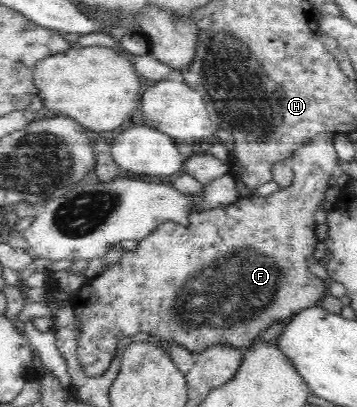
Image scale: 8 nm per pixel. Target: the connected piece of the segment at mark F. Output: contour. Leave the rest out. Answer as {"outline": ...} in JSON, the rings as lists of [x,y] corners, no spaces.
{"outline":[[[319,133],[304,142],[298,150],[293,152],[288,163],[293,168],[294,183],[288,189],[279,190],[267,197],[254,197],[253,200],[235,201],[232,205],[212,209],[193,209],[189,215],[187,223],[182,225],[174,221],[165,221],[161,223],[154,231],[143,238],[134,251],[123,252],[118,263],[106,266],[100,274],[92,278],[85,278],[82,287],[75,293],[68,296],[71,306],[75,309],[76,319],[79,319],[81,329],[77,339],[77,354],[81,363],[83,372],[88,376],[97,376],[103,374],[110,361],[116,353],[116,345],[136,333],[147,333],[151,339],[166,340],[166,343],[182,345],[192,352],[195,356],[202,353],[204,349],[212,345],[233,345],[233,347],[246,347],[258,336],[260,331],[264,331],[273,323],[280,322],[285,318],[291,318],[296,312],[312,307],[322,302],[328,293],[328,281],[318,282],[310,273],[309,264],[306,258],[313,256],[316,245],[319,241],[314,236],[314,229],[317,225],[314,219],[314,212],[322,207],[322,201],[326,198],[324,193],[329,188],[328,179],[338,171],[338,158],[335,152],[331,134]]]}

